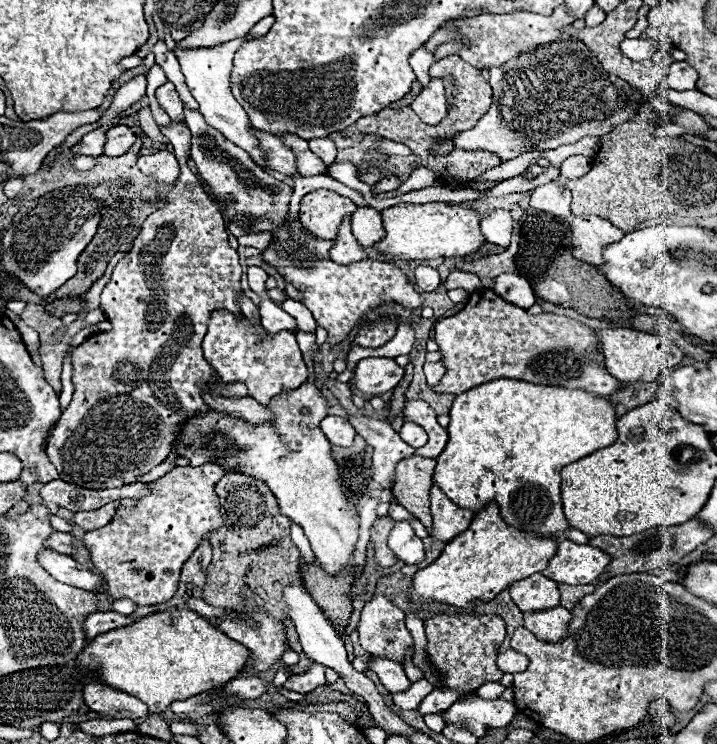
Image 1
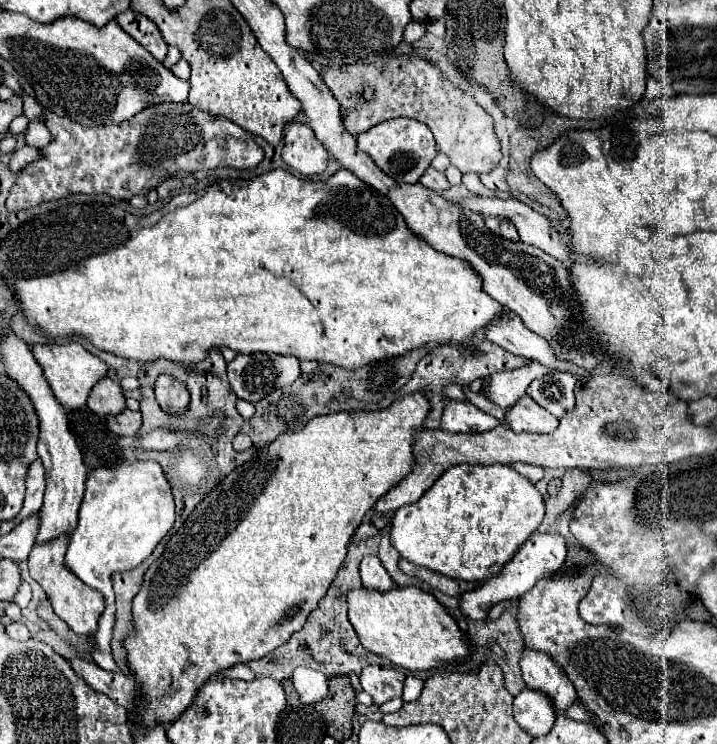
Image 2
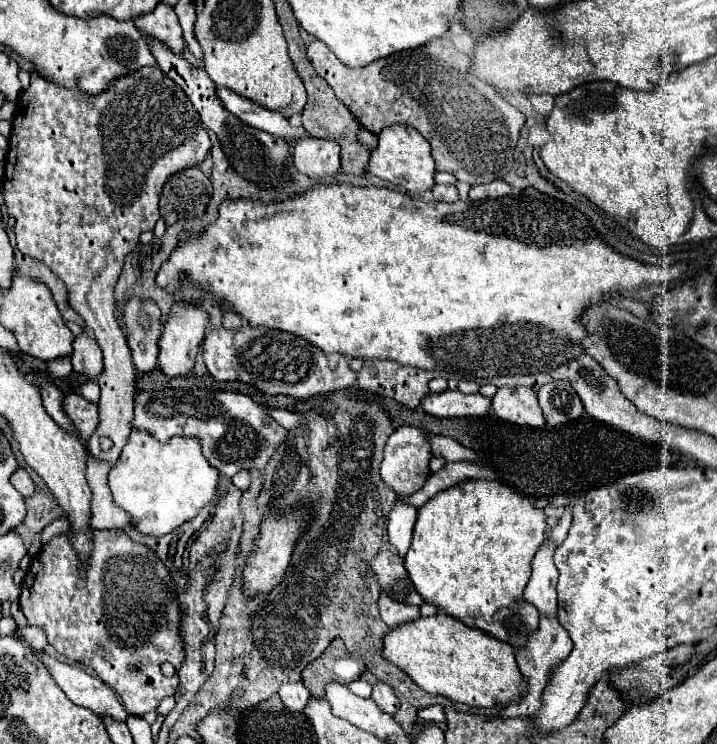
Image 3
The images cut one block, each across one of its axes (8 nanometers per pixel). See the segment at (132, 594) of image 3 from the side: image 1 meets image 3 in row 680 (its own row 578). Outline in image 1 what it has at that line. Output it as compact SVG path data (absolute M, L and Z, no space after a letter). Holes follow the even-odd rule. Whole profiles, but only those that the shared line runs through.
M202 464L200 468L176 466L164 478L152 482L150 486L154 492L146 498L140 498L134 508L128 510L124 506L118 506L118 512L108 526L86 532L82 544L90 550L92 564L96 566L96 572L104 578L104 590L112 594L116 600L130 598L136 602L136 606L152 606L170 600L178 588L182 564L198 548L202 538L206 538L212 530L224 526L220 518L218 496L214 492L214 484L222 476L224 470L216 464Z

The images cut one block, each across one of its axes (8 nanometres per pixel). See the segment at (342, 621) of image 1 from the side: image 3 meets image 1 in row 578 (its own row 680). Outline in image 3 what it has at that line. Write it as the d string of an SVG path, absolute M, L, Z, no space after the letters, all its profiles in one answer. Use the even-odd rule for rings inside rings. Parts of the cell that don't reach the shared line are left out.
M336 638L320 658L304 668L302 682L310 690L312 698L324 698L324 686L328 682L350 684L352 680L360 678L362 672L364 664L350 656L344 642Z

